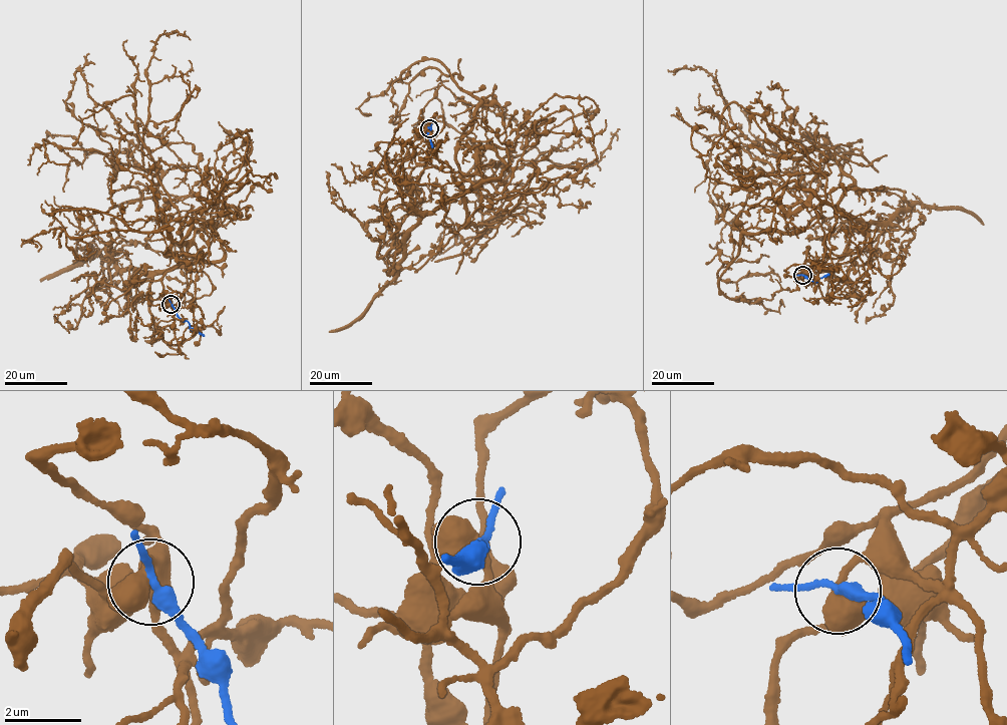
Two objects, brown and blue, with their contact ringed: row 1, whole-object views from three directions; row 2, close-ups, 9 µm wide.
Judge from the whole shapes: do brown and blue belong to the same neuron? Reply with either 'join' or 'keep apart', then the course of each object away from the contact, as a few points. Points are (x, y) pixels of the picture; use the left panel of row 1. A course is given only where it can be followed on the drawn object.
keep apart | brown via (171, 304), (192, 280), (158, 178), (120, 163), (111, 182), (99, 150), (42, 140), (70, 164) | blue via (171, 304), (178, 317), (204, 336)

